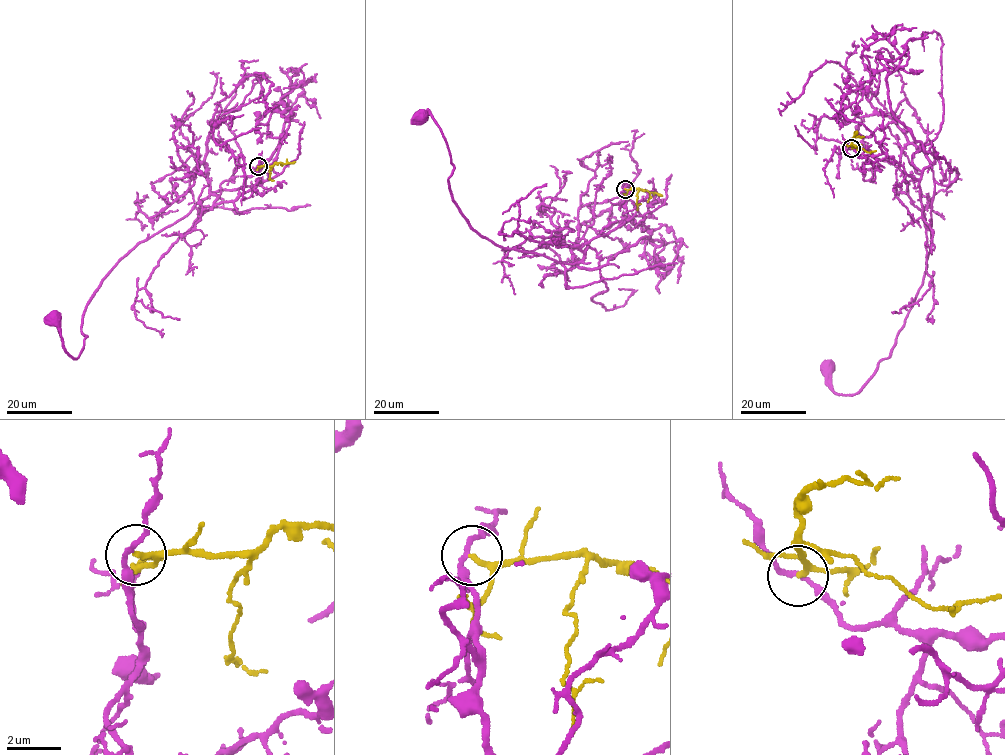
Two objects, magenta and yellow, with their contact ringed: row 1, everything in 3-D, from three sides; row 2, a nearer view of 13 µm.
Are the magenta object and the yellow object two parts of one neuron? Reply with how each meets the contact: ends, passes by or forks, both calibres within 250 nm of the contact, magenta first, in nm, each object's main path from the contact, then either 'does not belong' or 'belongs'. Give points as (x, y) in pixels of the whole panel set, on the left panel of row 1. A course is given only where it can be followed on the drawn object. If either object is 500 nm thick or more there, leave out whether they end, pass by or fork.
magenta passes by; yellow passes by; 160 nm thick on the magenta side, 140 nm on the other; magenta runs (257, 165), (261, 182), (234, 200), (201, 199), (120, 260), (85, 309), (78, 357), (62, 345), (55, 320); yellow runs (258, 166), (272, 166), (269, 179); does not belong

